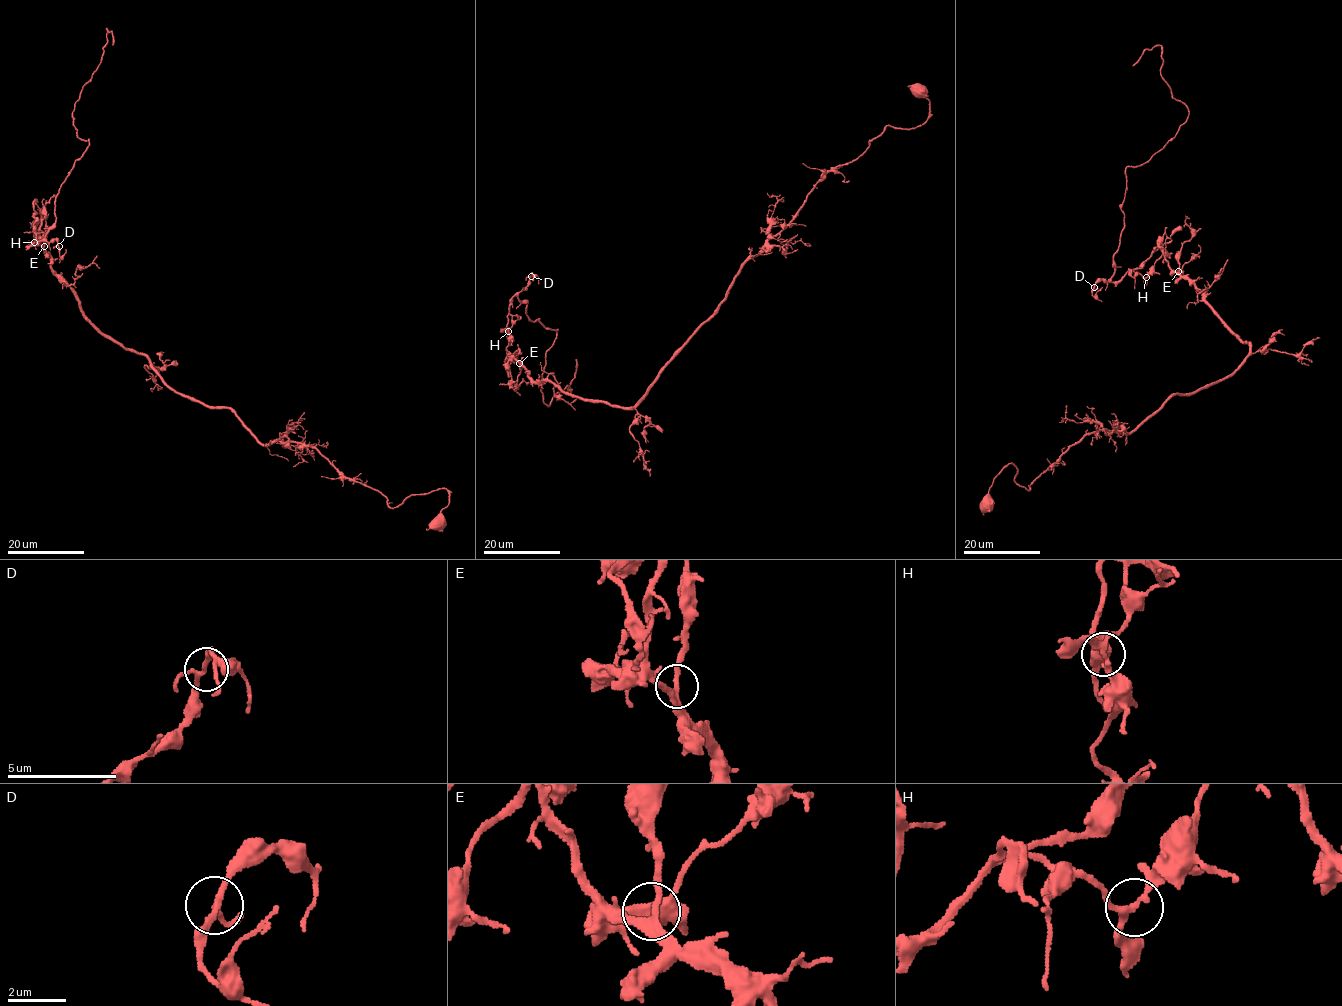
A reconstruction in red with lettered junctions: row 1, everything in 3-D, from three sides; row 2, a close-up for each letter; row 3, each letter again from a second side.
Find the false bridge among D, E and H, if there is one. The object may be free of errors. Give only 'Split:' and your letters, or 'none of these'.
Split: H

